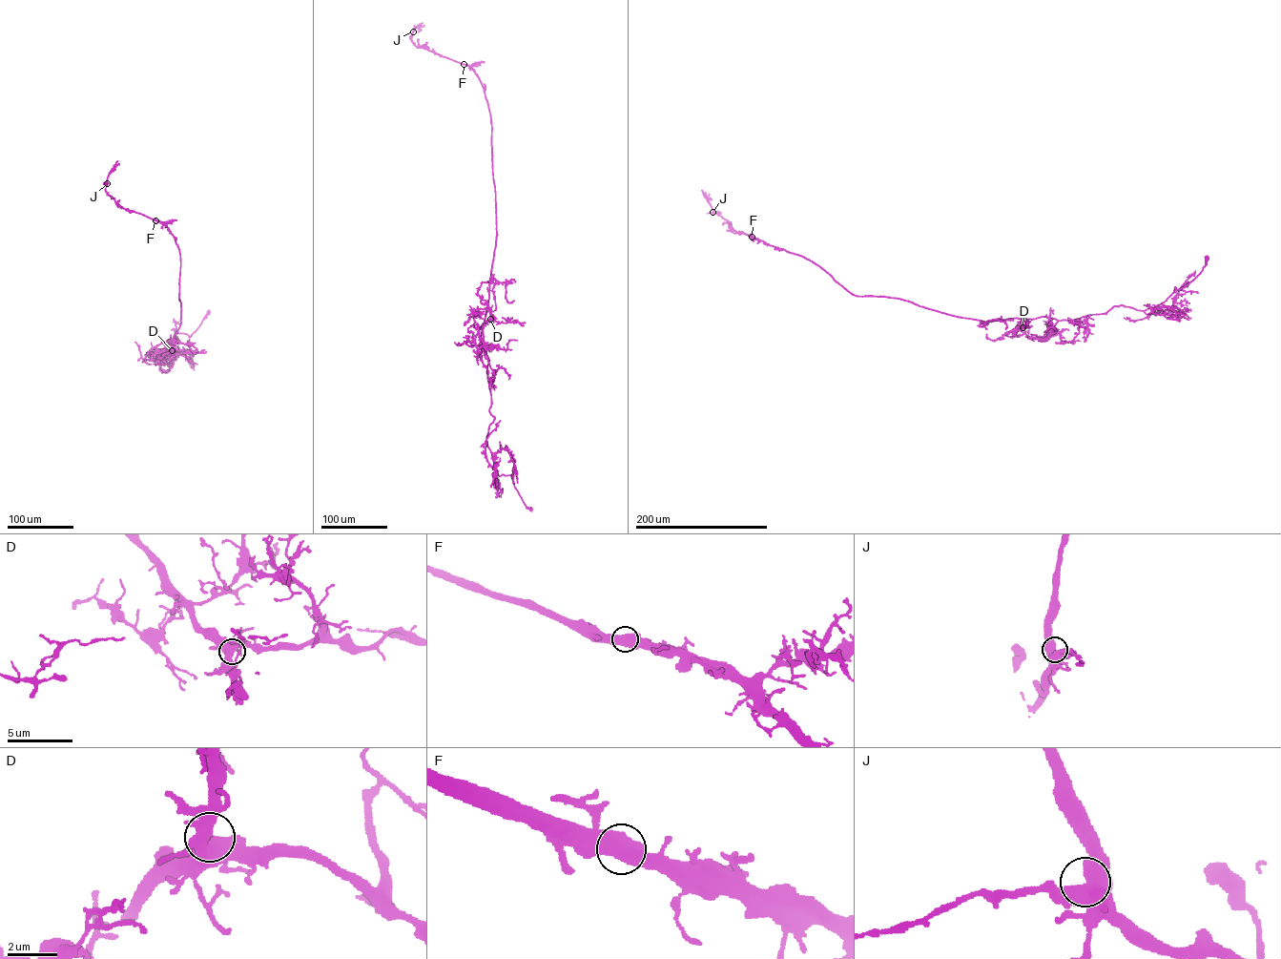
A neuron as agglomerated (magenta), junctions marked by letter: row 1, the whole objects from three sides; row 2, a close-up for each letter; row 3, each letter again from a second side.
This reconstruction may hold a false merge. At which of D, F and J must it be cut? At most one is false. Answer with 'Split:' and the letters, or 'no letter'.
Split: no letter

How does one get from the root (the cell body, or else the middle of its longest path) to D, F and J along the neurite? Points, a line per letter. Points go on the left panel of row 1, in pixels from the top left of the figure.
D: (208, 312), (189, 337), (176, 333), (167, 349), (161, 341), (172, 350)
F: (208, 312), (164, 349), (174, 343), (167, 349), (161, 341), (180, 323), (180, 255), (155, 219)
J: (208, 312), (164, 349), (180, 323), (179, 250), (165, 225), (121, 207), (107, 183)

